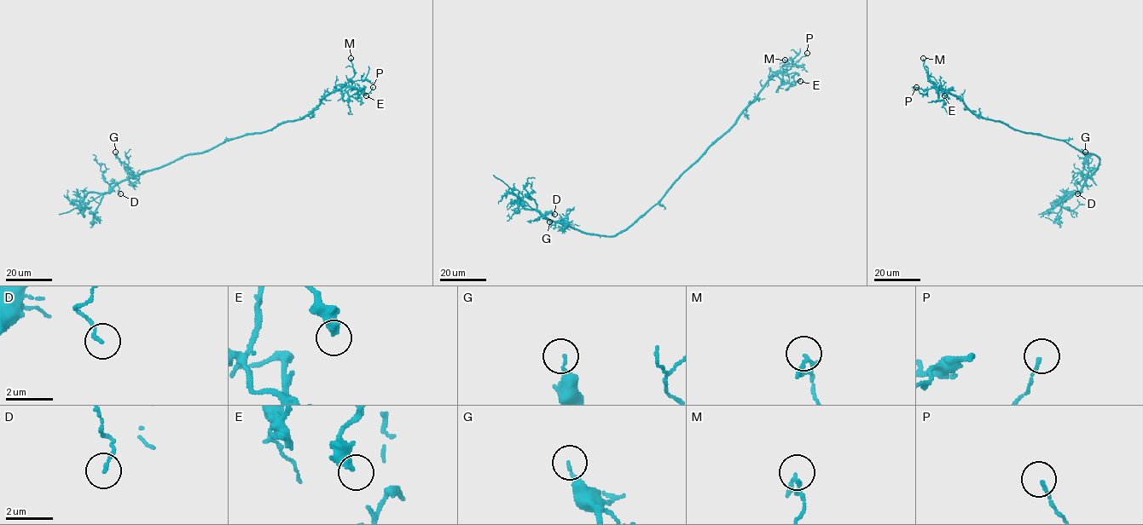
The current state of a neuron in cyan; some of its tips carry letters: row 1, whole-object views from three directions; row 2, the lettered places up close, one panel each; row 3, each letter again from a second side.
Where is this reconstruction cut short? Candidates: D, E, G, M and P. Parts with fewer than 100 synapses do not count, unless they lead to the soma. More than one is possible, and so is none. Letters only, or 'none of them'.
none of them

